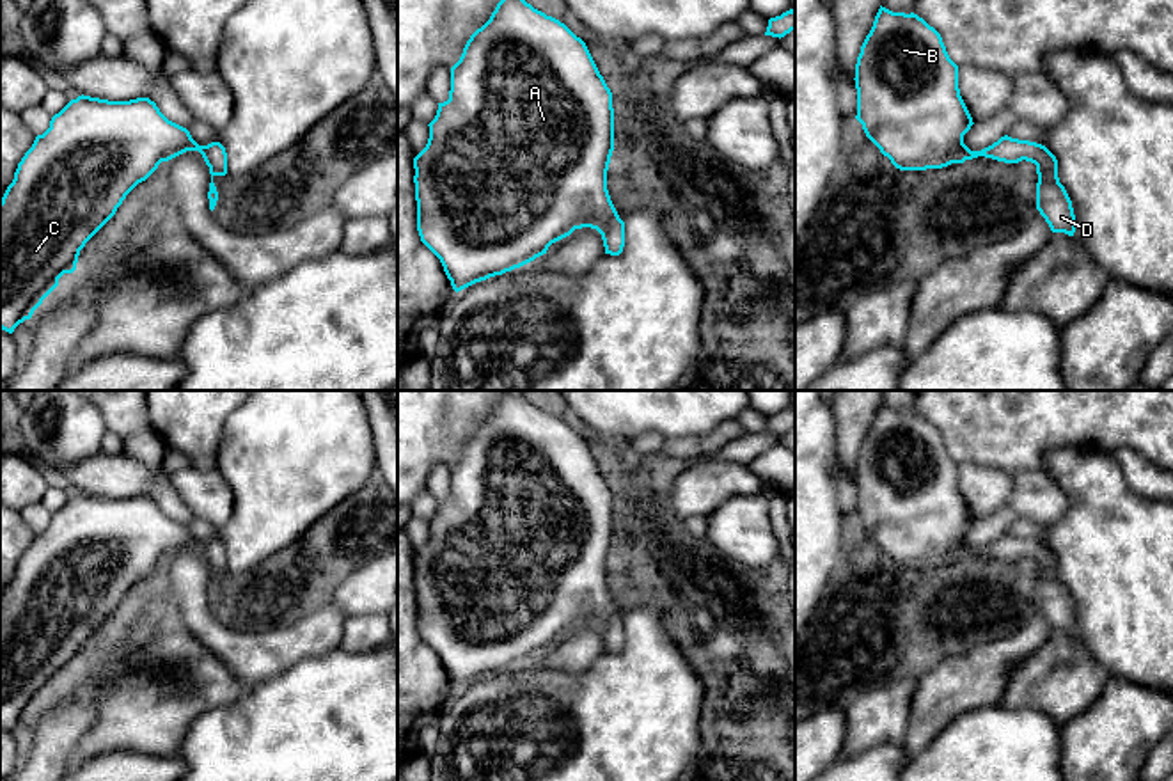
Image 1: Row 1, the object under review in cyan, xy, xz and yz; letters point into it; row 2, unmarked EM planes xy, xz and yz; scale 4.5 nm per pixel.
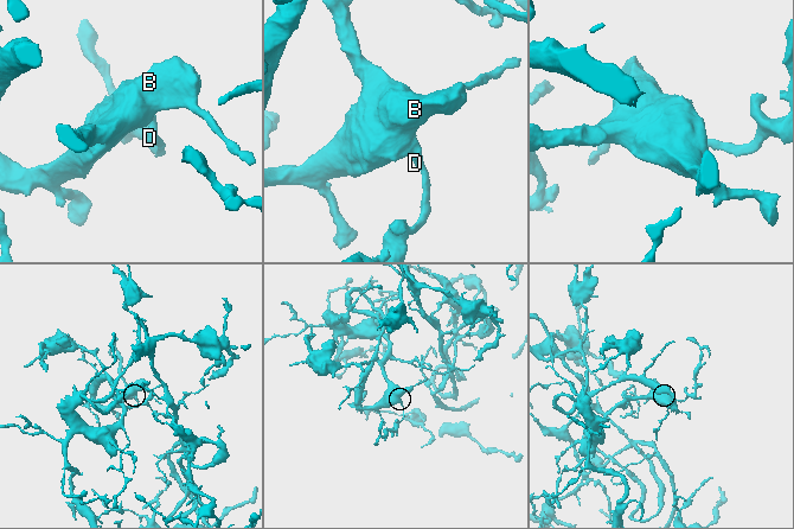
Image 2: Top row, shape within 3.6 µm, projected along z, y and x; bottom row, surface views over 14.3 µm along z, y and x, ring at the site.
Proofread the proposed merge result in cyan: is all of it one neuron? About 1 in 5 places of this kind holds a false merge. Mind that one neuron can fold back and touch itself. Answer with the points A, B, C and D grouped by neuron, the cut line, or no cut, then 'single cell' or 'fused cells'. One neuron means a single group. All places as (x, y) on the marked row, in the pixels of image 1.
groups A B C D; cut none; single cell

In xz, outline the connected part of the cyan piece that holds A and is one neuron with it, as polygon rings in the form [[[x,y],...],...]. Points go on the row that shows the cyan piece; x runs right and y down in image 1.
[[[500,0],[451,67],[449,99],[438,103],[428,126],[428,144],[413,158],[417,231],[421,241],[440,259],[456,293],[534,261],[552,243],[582,227],[602,234],[605,254],[623,252],[625,222],[607,190],[614,151],[612,92],[586,43],[559,20],[525,0]]]

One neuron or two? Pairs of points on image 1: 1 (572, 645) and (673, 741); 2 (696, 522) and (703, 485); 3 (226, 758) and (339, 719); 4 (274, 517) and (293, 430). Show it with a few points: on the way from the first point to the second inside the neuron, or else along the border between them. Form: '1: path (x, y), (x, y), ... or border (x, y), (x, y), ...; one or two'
1: border (606, 652), (579, 673), (566, 673), (551, 662); two
2: border (708, 515), (691, 515), (685, 520); two
3: path (254, 758), (300, 758), (311, 748); one
4: path (277, 496), (291, 451); one

